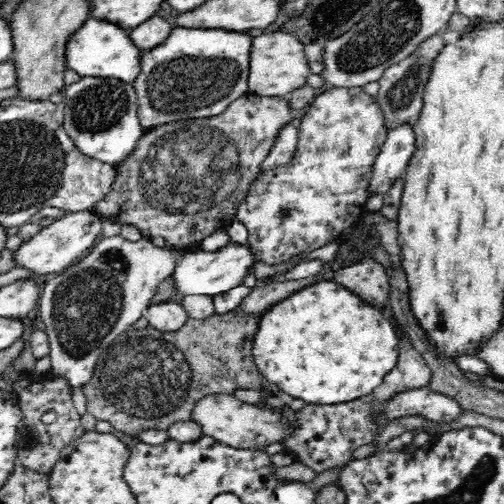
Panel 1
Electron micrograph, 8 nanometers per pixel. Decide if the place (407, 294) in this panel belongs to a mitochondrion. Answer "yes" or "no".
no

